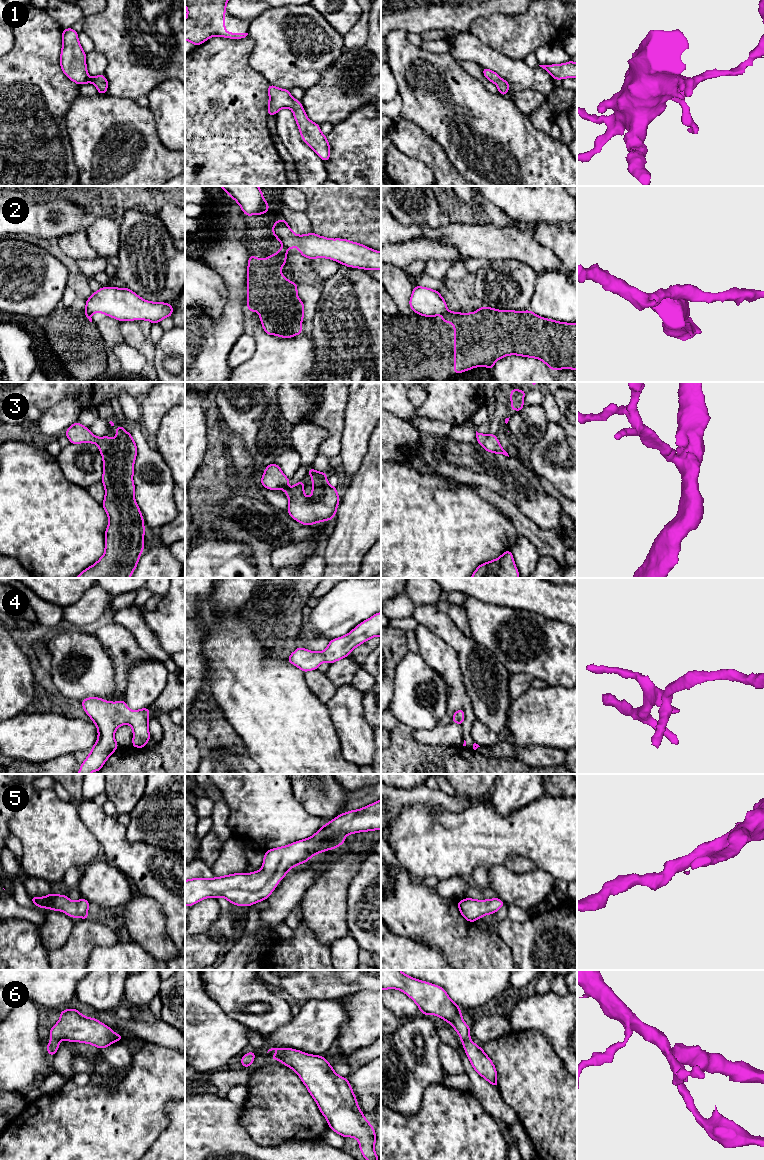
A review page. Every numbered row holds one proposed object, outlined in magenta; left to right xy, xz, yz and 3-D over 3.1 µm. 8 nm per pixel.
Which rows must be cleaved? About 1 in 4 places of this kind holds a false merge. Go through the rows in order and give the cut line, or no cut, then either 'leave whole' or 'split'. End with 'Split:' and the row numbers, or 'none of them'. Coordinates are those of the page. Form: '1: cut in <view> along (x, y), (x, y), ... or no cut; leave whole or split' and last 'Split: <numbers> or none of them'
1: no cut; leave whole
2: cut in yz along (446, 309), (441, 314); split
3: no cut; leave whole
4: no cut; leave whole
5: no cut; leave whole
6: no cut; leave whole
Split: 2

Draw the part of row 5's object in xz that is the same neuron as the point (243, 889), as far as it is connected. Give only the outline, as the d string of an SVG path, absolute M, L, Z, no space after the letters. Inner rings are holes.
M381 799L335 817L310 838L266 851L259 871L185 880L185 906L210 897L223 897L238 906L251 906L266 900L291 868L318 853L343 845L349 834L380 829Z

